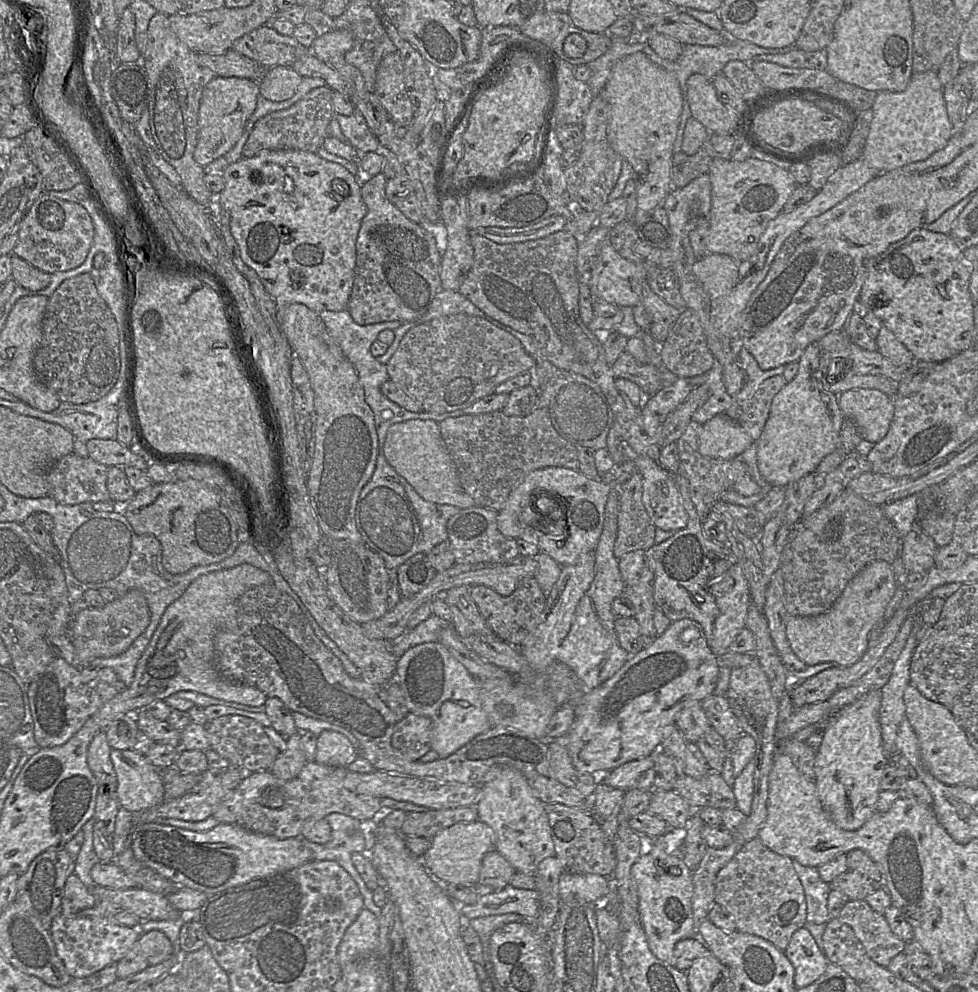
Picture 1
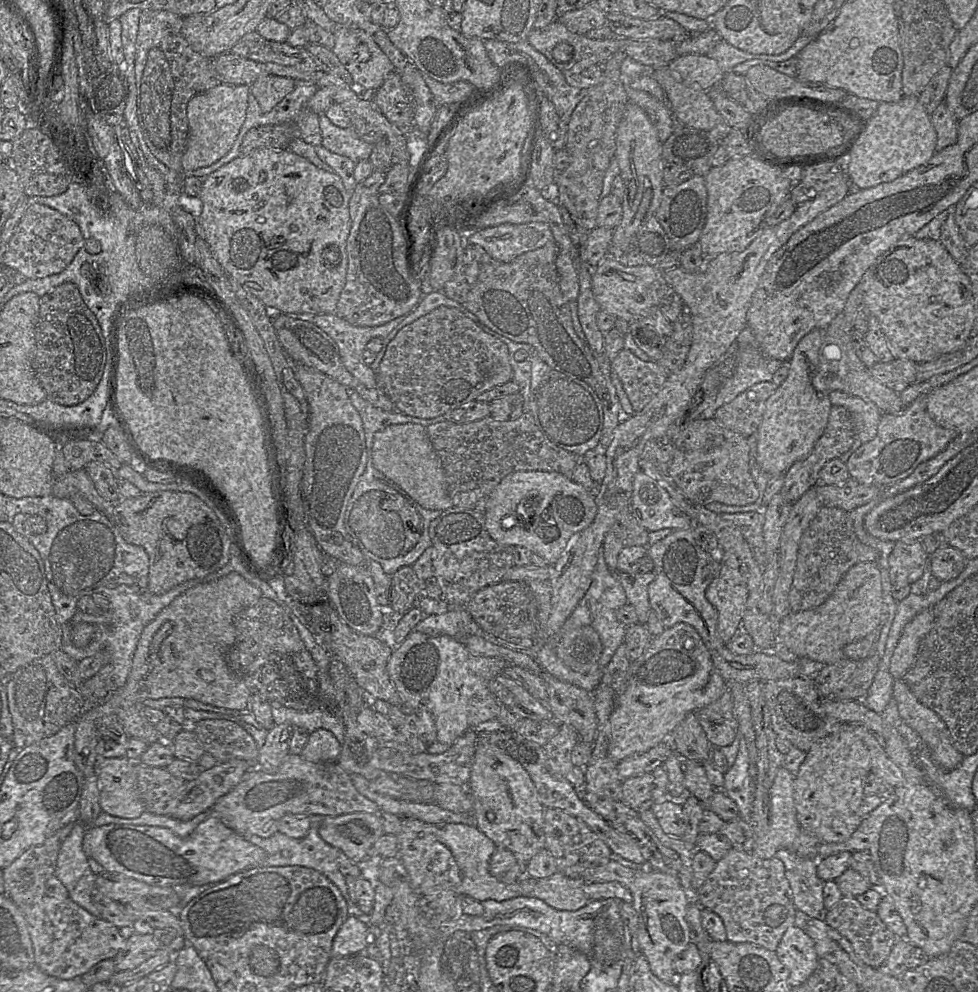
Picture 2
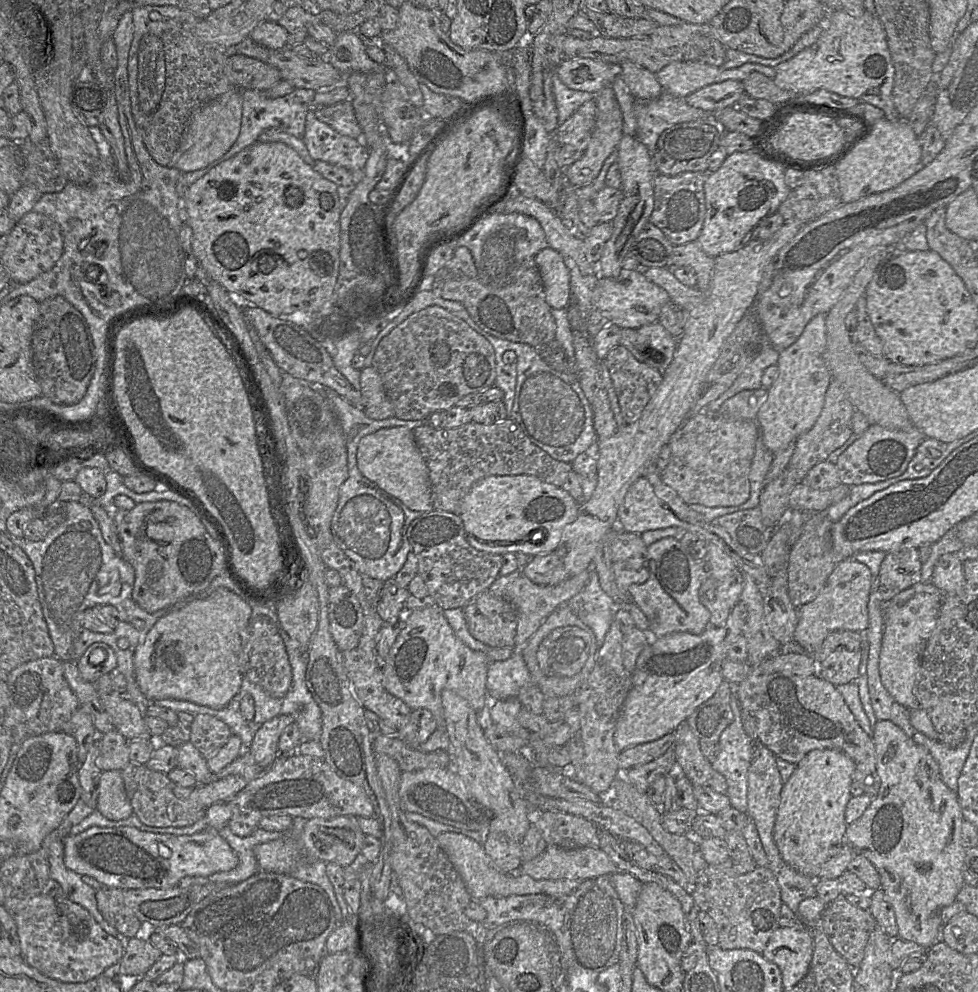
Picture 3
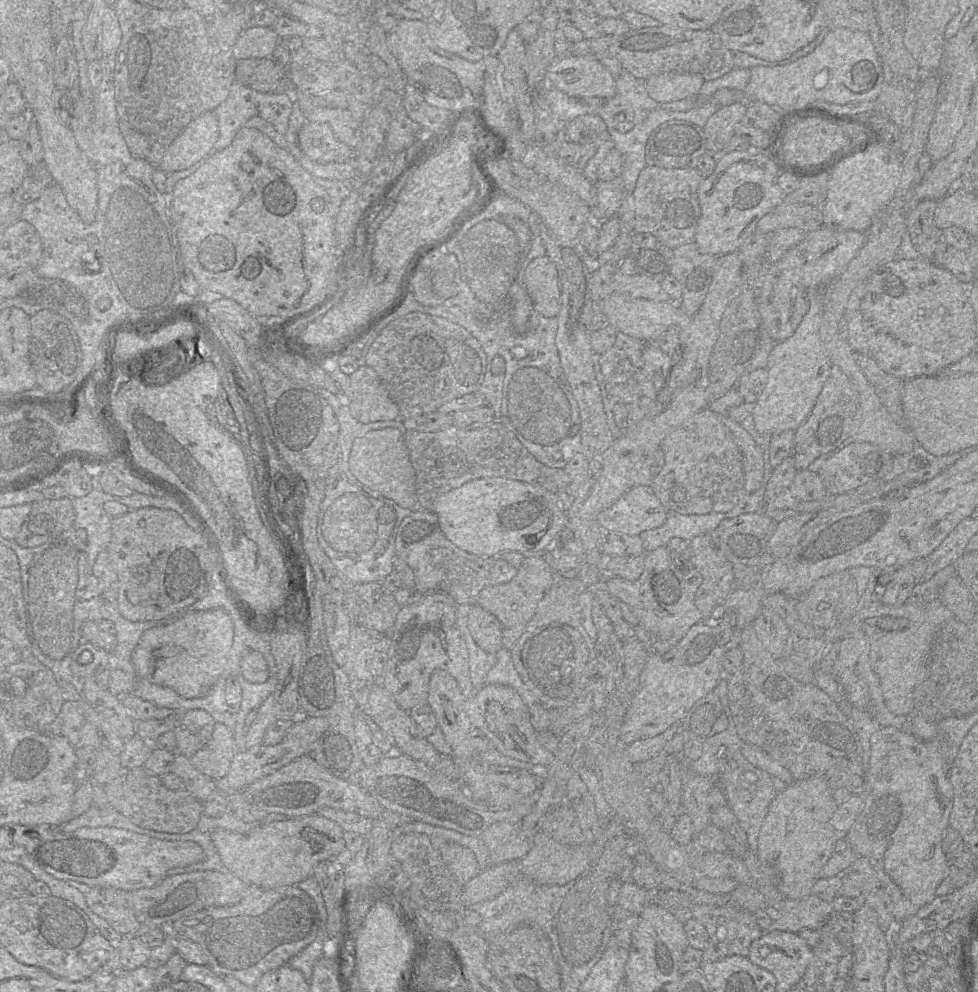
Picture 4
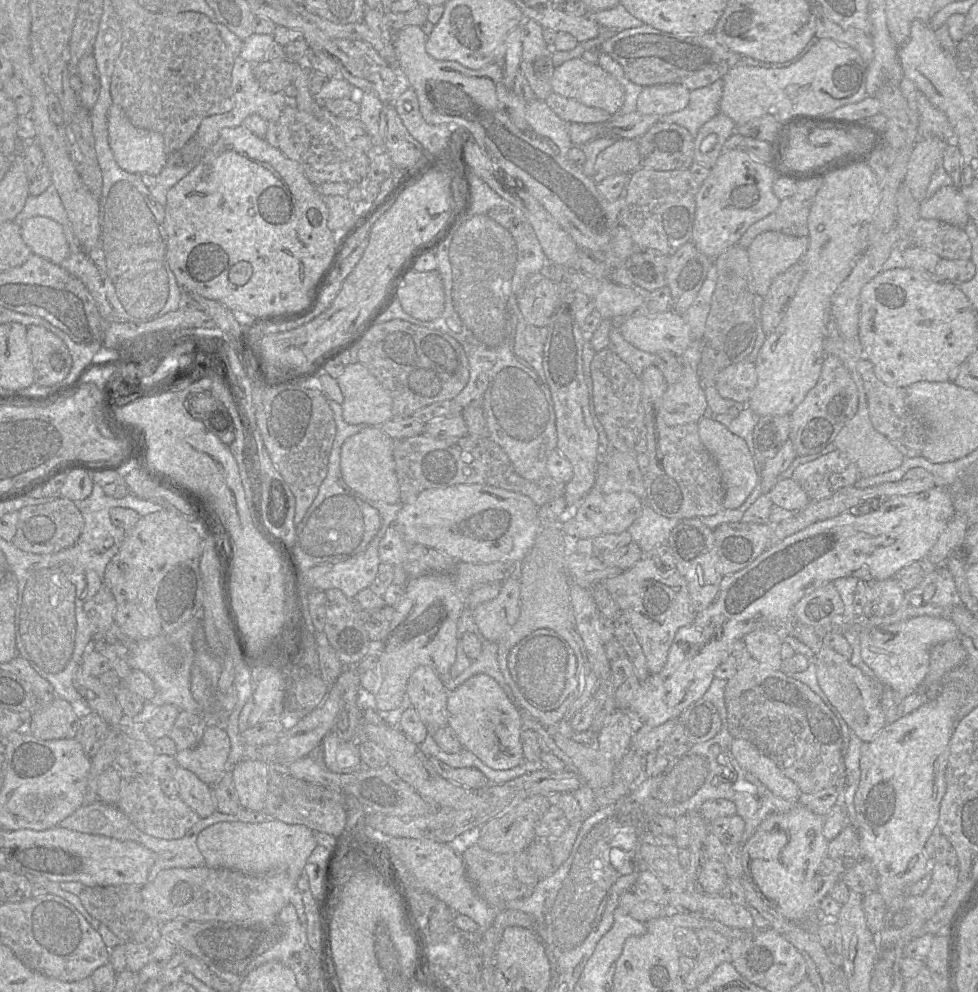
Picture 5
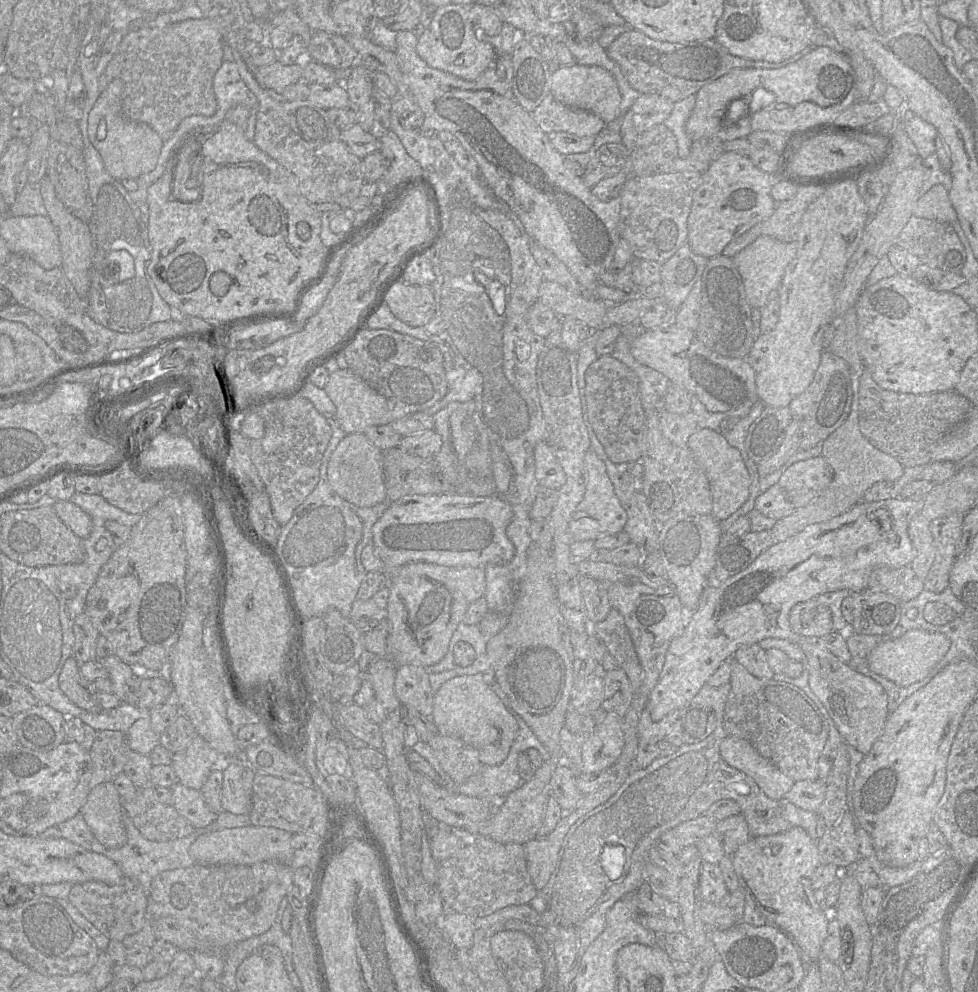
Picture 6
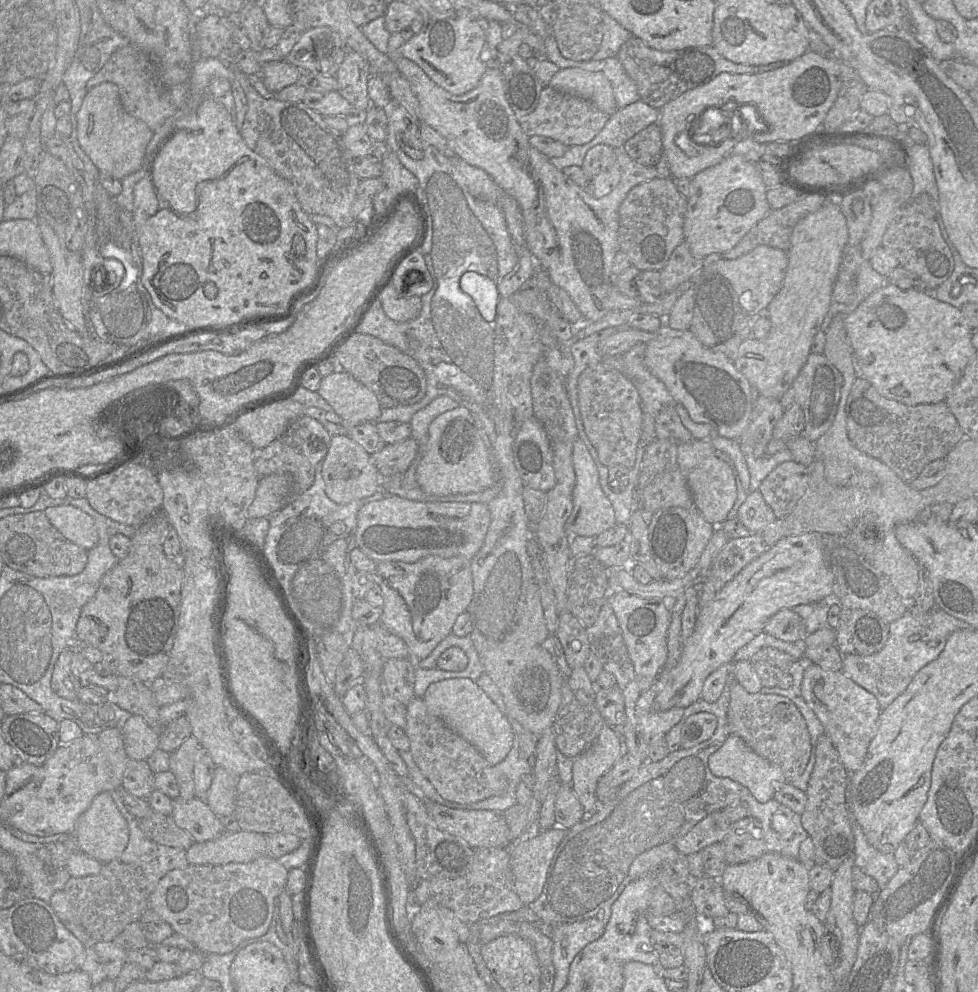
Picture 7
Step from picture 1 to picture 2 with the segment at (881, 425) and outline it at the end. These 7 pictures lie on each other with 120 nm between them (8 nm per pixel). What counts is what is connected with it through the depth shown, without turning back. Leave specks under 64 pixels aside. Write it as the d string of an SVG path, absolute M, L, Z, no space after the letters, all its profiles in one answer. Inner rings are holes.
M831 391L829 397L833 406L842 406L850 413L855 437L862 443L875 438L883 414L874 403L841 391Z

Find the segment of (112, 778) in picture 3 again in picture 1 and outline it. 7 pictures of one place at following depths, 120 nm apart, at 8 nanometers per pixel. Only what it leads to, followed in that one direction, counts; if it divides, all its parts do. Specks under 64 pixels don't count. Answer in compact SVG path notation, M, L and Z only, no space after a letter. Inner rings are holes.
M111 748L110 758L117 777L116 794L120 808L136 814L164 801L160 770L144 755L133 749Z

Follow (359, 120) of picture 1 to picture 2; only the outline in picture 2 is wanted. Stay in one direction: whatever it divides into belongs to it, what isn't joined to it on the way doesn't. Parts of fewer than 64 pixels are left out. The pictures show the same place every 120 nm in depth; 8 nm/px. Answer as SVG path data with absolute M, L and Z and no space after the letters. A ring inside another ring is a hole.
M324 114L319 116L321 145L327 150L350 158L354 163L368 159L373 146L362 140L354 128L335 126Z

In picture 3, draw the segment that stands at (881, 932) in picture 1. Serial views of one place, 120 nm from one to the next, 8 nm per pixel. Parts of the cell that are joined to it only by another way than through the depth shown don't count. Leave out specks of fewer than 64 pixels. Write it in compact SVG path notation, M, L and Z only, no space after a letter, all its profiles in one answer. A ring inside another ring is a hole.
M840 895L826 907L819 927L835 950L856 969L863 960L869 936L877 922L868 910L853 906Z

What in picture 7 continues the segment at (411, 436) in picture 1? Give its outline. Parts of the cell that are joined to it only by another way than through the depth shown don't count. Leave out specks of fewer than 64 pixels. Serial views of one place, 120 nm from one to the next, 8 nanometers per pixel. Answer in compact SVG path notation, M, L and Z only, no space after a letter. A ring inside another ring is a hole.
M347 434L332 436L322 466L325 493L337 504L347 504L369 497L381 489L382 478L372 462L371 455Z

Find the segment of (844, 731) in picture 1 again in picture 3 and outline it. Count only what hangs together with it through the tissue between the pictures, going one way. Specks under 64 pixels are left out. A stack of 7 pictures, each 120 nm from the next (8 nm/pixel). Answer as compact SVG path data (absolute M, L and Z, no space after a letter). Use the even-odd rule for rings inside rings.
M815 749L804 756L783 785L773 839L782 859L798 872L819 878L821 866L846 844L845 810L852 798L850 787L854 770L855 763L845 753Z

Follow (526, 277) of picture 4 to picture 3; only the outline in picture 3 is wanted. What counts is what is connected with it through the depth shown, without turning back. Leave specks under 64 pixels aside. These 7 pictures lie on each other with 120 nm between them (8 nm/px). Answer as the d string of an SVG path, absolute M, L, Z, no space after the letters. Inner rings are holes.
M552 248L541 250L534 261L541 275L546 302L552 309L567 308L570 299L570 272L562 255Z

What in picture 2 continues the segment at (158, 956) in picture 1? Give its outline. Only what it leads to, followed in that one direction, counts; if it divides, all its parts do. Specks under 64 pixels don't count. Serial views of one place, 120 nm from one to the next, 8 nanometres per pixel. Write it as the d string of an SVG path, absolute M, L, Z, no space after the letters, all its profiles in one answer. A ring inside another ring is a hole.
M153 934L131 935L124 948L114 958L116 972L135 969L161 949L162 946Z

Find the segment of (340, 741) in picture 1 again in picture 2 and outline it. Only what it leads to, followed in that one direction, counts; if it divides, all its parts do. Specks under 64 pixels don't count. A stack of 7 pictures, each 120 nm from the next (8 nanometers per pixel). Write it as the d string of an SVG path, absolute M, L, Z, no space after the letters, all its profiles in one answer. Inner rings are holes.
M318 729L309 735L309 739L300 756L313 763L336 763L341 744L336 736L326 729Z

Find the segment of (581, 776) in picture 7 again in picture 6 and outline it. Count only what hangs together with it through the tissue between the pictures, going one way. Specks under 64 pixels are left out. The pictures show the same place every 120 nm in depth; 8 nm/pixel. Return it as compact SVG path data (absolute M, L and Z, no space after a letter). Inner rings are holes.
M607 713L582 746L582 772L609 769L619 760L625 746L623 718Z

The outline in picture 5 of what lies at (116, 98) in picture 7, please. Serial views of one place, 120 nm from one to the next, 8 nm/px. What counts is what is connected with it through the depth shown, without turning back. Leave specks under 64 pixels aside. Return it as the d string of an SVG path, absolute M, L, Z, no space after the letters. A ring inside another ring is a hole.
M114 103L108 112L108 134L114 158L126 172L157 176L167 165L169 155L165 151L162 134L134 126L124 110Z

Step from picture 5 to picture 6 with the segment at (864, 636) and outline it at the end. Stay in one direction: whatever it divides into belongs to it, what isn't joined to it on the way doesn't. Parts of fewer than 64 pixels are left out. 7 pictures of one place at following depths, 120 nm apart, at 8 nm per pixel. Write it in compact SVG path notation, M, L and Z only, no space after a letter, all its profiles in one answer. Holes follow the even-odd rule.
M912 629L898 638L886 639L875 646L867 657L869 669L904 687L926 678L950 647L949 638L940 632Z

